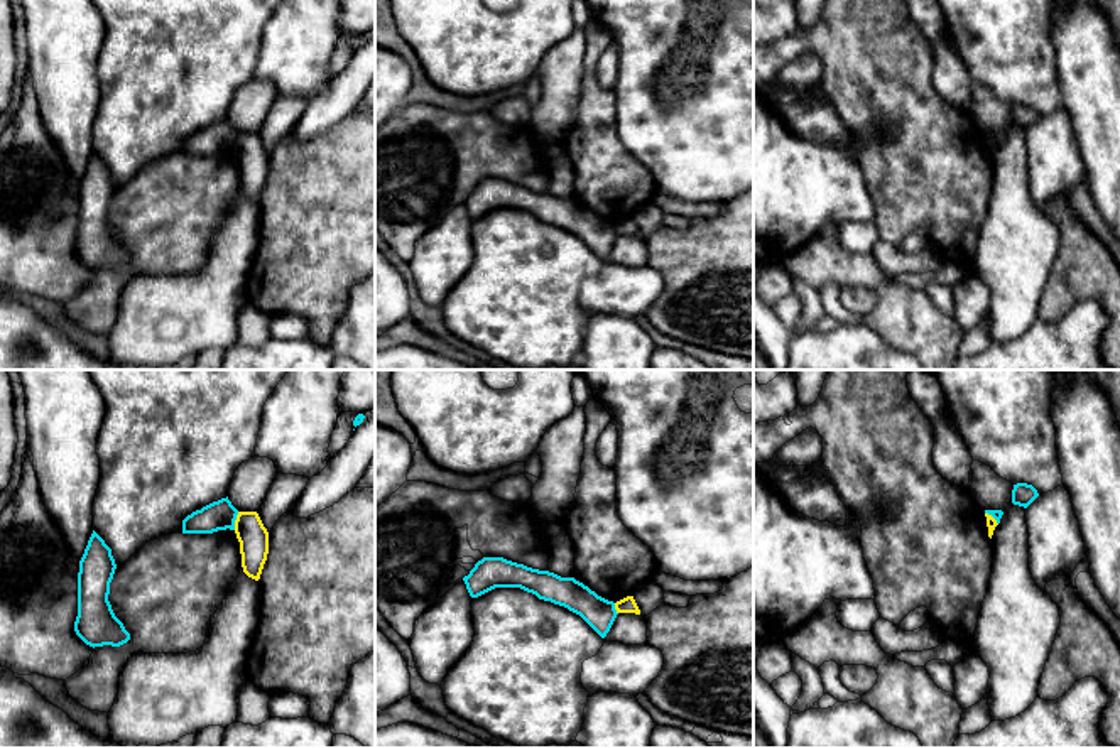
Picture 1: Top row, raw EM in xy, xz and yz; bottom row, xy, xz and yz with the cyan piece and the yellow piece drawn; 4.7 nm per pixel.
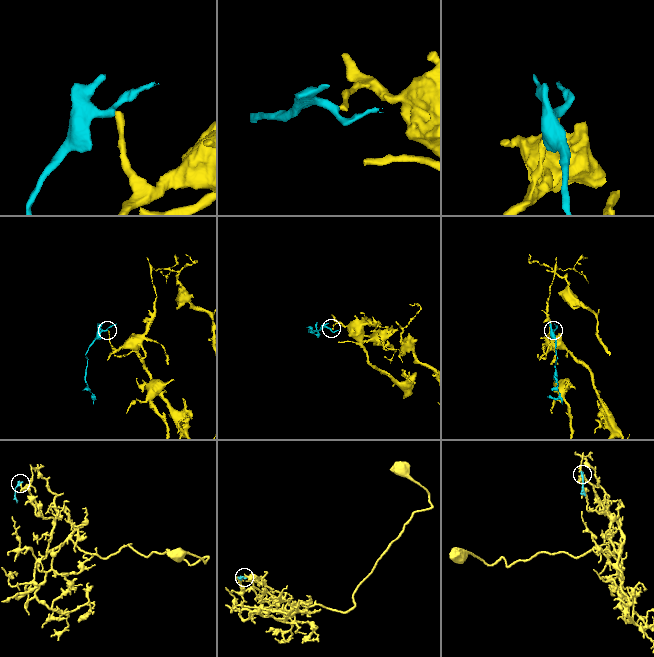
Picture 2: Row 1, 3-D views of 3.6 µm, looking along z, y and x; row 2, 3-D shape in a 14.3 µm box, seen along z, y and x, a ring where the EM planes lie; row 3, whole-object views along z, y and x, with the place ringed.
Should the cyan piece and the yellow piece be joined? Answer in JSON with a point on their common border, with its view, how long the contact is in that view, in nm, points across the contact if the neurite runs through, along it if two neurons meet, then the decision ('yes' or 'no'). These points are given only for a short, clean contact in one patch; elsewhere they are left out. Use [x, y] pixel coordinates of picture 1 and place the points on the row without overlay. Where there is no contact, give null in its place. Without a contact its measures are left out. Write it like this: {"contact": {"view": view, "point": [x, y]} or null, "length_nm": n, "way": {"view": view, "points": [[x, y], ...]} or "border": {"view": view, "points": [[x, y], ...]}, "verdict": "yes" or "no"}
{"contact": {"view": "xy", "point": [235, 140]}, "length_nm": 90, "border": {"view": "xy", "points": [[239, 134], [233, 151]]}, "verdict": "no"}

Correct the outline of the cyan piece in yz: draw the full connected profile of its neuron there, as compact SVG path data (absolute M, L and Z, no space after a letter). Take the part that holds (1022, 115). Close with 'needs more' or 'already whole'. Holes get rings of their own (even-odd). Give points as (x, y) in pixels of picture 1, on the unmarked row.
M1017 105L1012 111L1012 125L1027 130L1039 118L1037 111L1027 105Z; already whole

